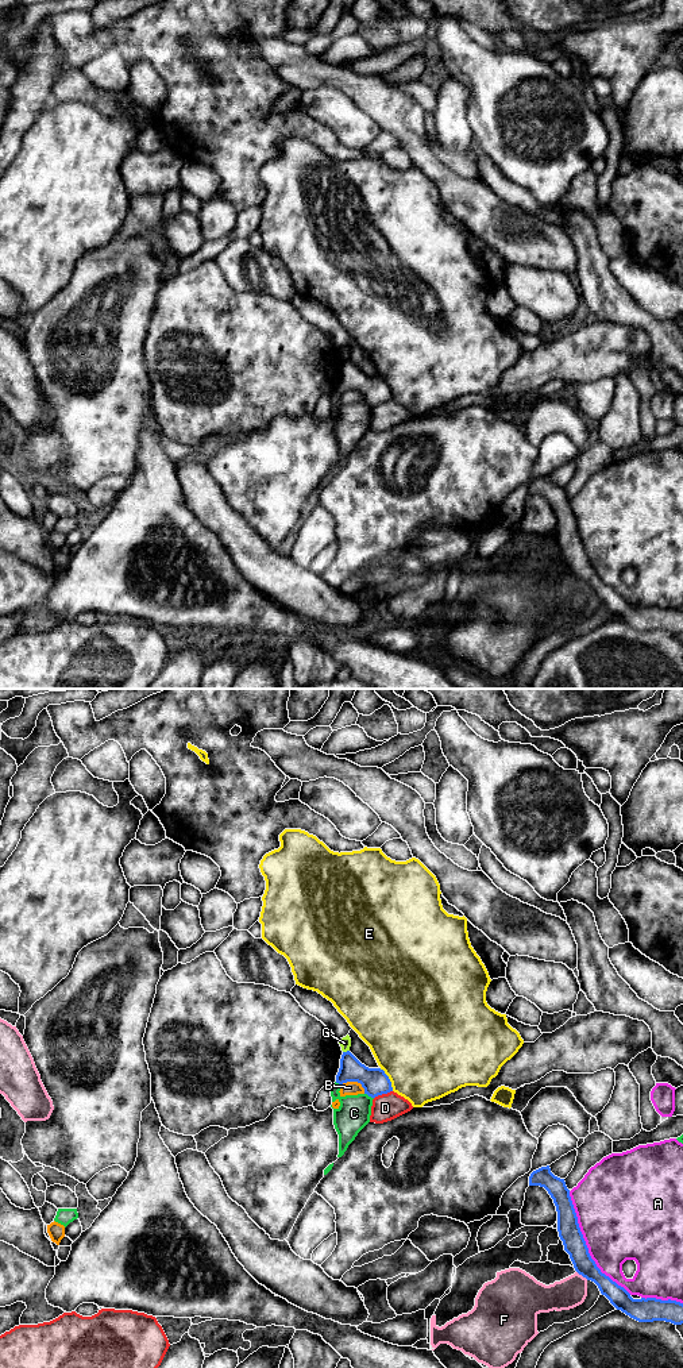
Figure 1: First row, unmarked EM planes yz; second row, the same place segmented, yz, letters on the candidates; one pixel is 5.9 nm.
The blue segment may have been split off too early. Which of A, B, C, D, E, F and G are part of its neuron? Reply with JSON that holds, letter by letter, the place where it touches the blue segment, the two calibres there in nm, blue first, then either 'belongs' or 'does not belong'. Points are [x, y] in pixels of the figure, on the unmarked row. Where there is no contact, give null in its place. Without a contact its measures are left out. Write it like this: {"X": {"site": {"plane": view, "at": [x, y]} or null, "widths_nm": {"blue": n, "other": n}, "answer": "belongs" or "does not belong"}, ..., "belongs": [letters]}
{"A": {"site": {"plane": "yz", "at": [586, 555]}, "widths_nm": {"blue": 130, "other": 460}, "answer": "does not belong"}, "B": {"site": {"plane": "yz", "at": [355, 389]}, "widths_nm": {"blue": 160, "other": 80}, "answer": "does not belong"}, "C": {"site": {"plane": "yz", "at": [369, 404]}, "widths_nm": {"blue": 160, "other": 190}, "answer": "does not belong"}, "D": {"site": {"plane": "yz", "at": [382, 401]}, "widths_nm": {"blue": 160, "other": 160}, "answer": "does not belong"}, "E": {"site": {"plane": "yz", "at": [389, 388]}, "widths_nm": {"blue": 160, "other": 500}, "answer": "does not belong"}, "F": {"site": {"plane": "yz", "at": [582, 584]}, "widths_nm": {"blue": 130, "other": 180}, "answer": "does not belong"}, "G": {"site": {"plane": "yz", "at": [347, 359]}, "widths_nm": {"blue": 160, "other": 70}, "answer": "does not belong"}, "belongs": []}

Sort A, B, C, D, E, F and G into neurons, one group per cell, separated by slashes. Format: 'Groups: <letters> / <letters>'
Groups: A / B / C / D G / E / F

